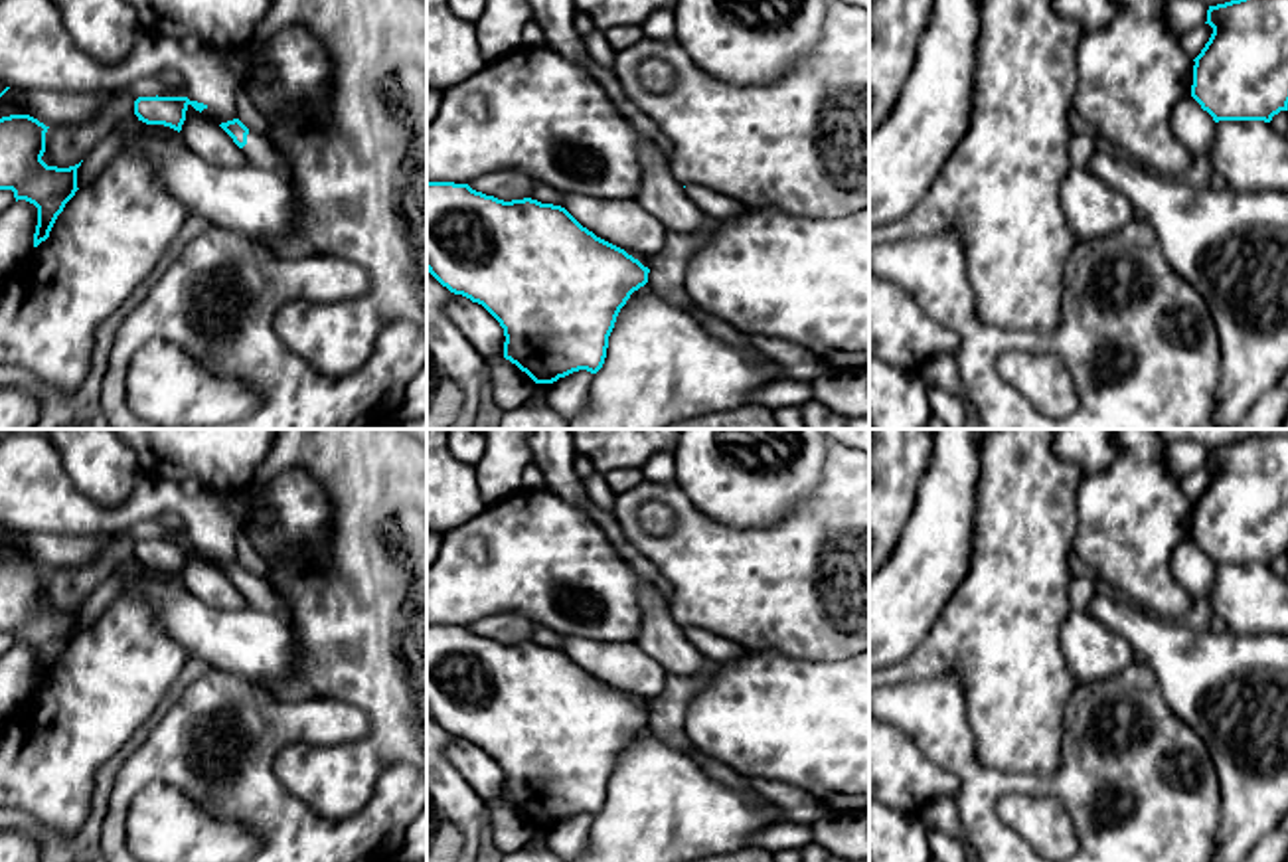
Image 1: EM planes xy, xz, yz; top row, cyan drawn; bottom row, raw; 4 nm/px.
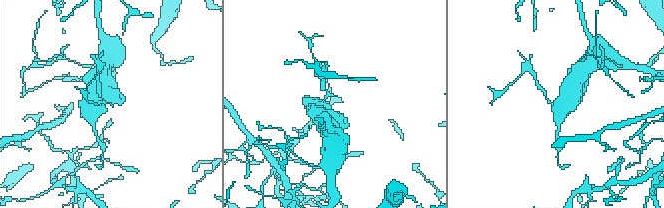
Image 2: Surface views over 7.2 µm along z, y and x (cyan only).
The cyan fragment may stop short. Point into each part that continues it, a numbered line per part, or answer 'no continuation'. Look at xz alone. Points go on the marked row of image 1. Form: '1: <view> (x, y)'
no continuation

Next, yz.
no continuation

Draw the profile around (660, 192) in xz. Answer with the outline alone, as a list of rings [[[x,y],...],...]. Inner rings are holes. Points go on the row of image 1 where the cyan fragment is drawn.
[[[638,134],[638,158],[642,184],[636,202],[660,219],[668,233],[703,235],[709,216],[685,196],[668,156],[642,134]]]

